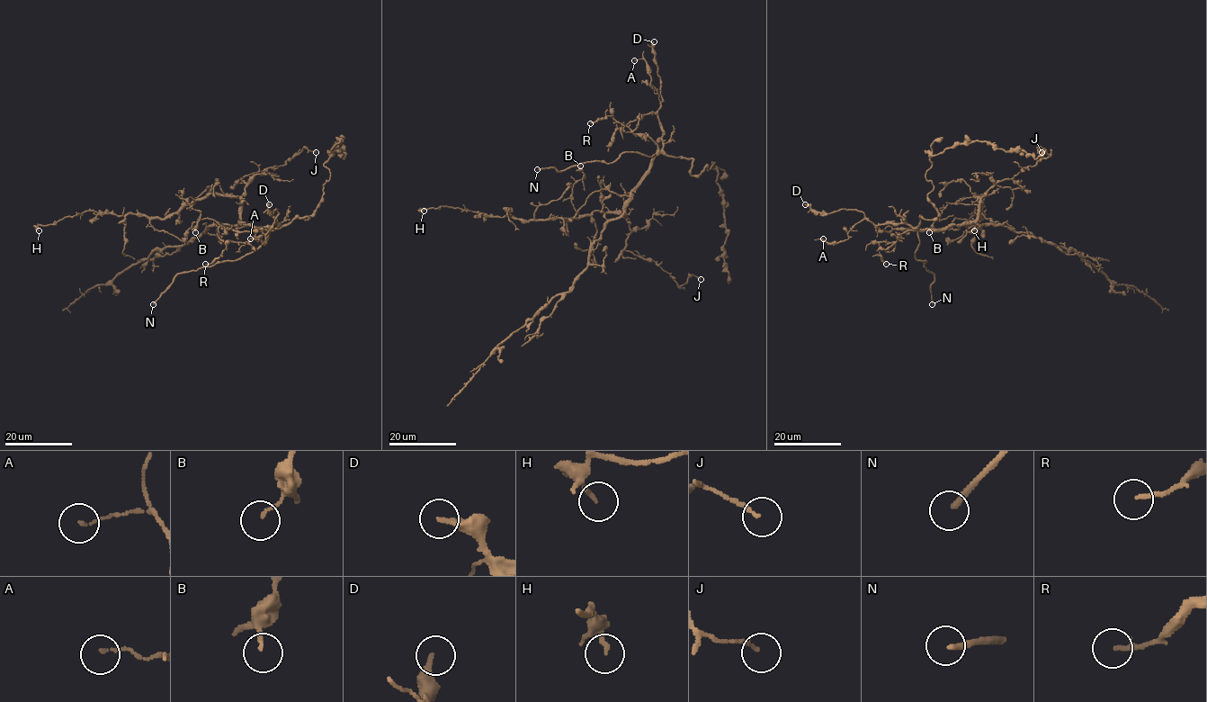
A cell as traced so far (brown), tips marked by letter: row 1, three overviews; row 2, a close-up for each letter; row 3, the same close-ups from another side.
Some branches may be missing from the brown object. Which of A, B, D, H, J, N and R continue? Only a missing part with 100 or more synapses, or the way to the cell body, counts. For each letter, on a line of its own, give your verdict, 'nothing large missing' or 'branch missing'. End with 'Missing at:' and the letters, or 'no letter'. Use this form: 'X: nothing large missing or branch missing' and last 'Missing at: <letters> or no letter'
A: nothing large missing
B: nothing large missing
D: nothing large missing
H: nothing large missing
J: nothing large missing
N: branch missing
R: nothing large missing
Missing at: N

